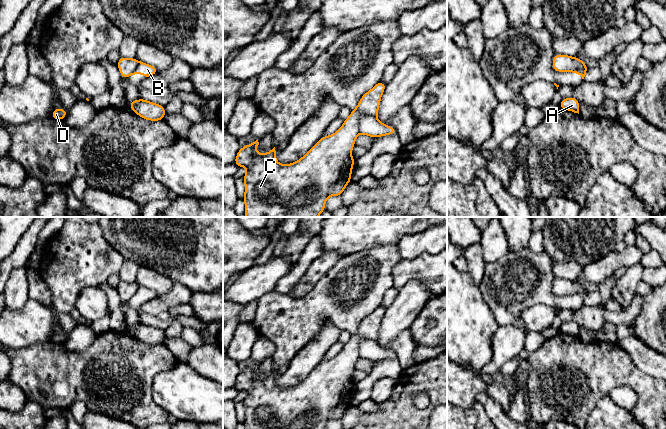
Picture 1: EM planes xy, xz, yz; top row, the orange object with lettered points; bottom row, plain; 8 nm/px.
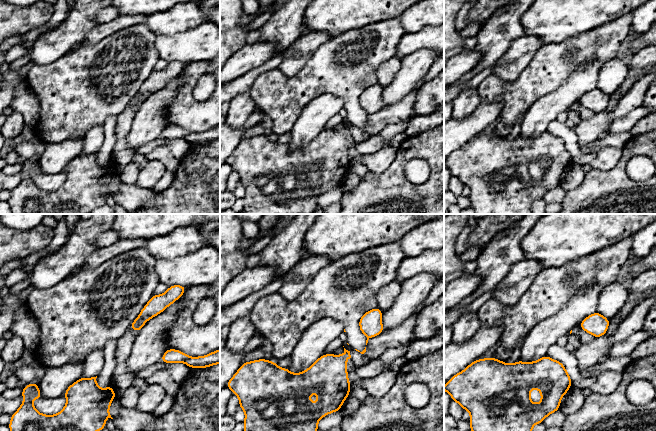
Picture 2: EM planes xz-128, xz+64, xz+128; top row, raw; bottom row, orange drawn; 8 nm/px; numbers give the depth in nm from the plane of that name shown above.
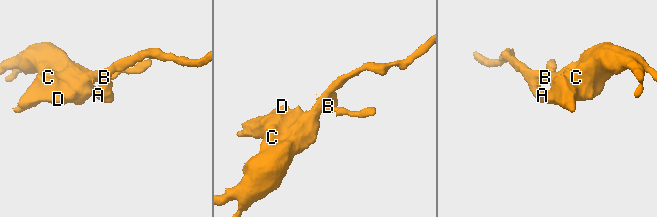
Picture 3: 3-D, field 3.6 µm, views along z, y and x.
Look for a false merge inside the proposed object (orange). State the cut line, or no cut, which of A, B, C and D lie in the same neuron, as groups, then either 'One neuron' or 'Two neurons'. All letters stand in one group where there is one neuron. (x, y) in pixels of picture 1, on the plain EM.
Split along xz (375, 339), (363, 339), (358, 344), (358, 355). Groups: A C D / B. Two neurons

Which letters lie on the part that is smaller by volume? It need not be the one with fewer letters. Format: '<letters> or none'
B

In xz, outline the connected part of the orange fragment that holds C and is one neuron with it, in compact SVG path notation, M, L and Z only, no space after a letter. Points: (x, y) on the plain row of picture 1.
M379 305L360 323L357 331L344 344L341 352L334 358L321 363L299 384L291 388L279 388L275 371L265 378L256 376L258 364L238 375L234 387L248 394L243 400L245 429L325 429L330 420L341 420L351 405L355 383L351 375L359 359L358 344L363 340L376 340L386 308Z

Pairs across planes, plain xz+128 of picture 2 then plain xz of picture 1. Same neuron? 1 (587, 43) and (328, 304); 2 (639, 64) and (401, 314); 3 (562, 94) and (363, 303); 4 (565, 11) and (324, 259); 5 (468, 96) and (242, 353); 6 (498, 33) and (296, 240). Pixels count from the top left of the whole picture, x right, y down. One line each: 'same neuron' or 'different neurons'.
1: same neuron
2: same neuron
3: different neurons
4: different neurons
5: same neuron
6: same neuron

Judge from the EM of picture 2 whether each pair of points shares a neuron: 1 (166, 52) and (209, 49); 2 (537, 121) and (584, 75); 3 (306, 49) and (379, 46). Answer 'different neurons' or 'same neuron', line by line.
1: same neuron
2: same neuron
3: different neurons

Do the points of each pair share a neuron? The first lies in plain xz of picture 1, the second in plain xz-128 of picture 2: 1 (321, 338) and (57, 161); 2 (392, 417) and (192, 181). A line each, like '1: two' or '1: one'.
1: one
2: one

